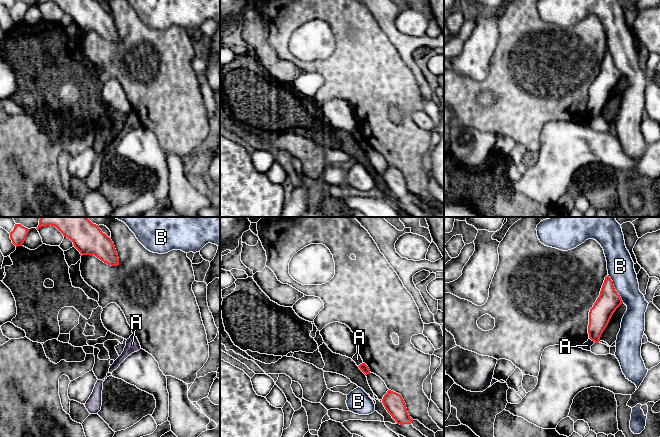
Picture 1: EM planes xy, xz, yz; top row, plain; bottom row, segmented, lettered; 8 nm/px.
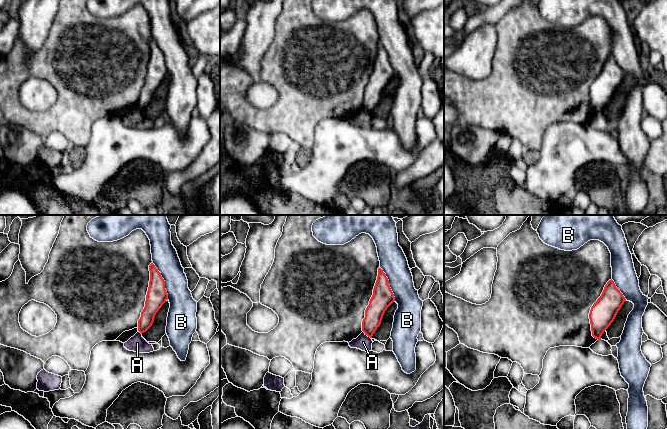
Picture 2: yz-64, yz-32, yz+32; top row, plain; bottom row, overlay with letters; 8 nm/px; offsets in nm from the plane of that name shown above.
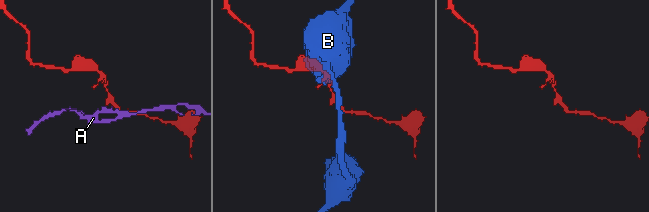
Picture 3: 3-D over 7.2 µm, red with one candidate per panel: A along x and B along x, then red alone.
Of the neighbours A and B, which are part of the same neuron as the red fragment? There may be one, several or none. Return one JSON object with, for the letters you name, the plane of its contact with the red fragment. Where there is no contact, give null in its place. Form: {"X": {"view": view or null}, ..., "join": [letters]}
{"join": []}

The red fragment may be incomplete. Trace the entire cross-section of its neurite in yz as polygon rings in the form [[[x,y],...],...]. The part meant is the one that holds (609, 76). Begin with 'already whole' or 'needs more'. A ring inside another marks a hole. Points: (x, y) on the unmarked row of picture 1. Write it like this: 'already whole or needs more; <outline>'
already whole; [[[609,51],[606,52],[600,71],[589,88],[588,110],[592,117],[599,119],[613,89],[622,79],[620,71],[614,64],[613,57]]]

